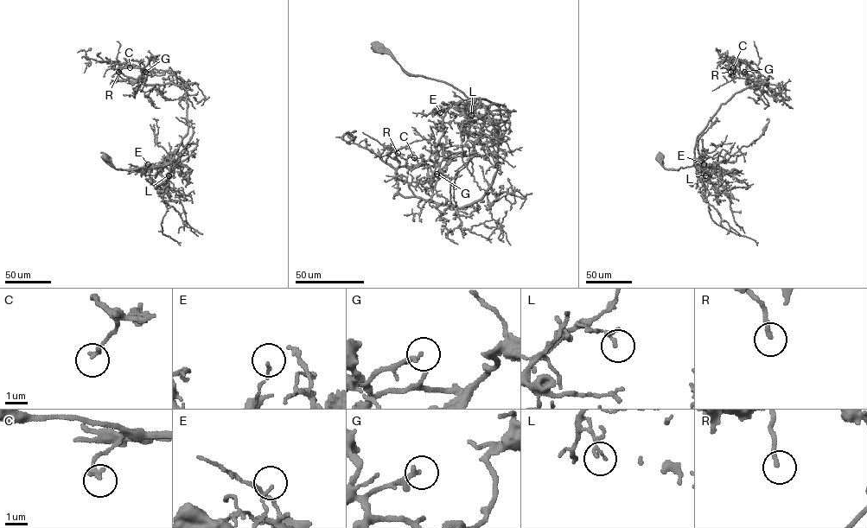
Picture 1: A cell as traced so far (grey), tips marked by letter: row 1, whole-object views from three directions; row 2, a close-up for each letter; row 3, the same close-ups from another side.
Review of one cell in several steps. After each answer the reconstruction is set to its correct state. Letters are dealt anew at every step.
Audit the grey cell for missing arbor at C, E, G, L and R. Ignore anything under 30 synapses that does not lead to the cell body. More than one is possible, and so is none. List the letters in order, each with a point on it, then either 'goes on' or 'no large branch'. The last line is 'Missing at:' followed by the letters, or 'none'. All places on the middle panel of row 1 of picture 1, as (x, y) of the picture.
C: at (414, 157); no large branch
E: at (440, 112); no large branch
G: at (436, 174); goes on
L: at (471, 115); no large branch
R: at (398, 153); no large branch
Missing at: G

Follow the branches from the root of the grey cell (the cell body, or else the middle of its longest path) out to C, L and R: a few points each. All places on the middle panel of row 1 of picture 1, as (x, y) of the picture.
C: (375, 47), (410, 74), (499, 109), (497, 171), (474, 202), (417, 197), (396, 175), (414, 157)
L: (375, 47), (387, 53), (410, 74), (444, 81), (460, 90), (468, 98), (467, 101), (472, 104), (471, 115)
R: (375, 47), (410, 74), (445, 81), (500, 110), (497, 171), (474, 202), (403, 196), (385, 162), (398, 153)

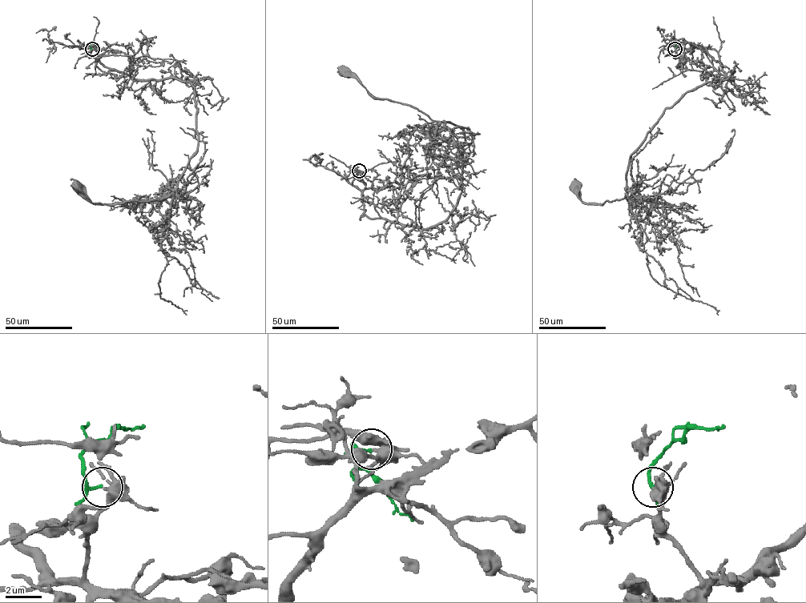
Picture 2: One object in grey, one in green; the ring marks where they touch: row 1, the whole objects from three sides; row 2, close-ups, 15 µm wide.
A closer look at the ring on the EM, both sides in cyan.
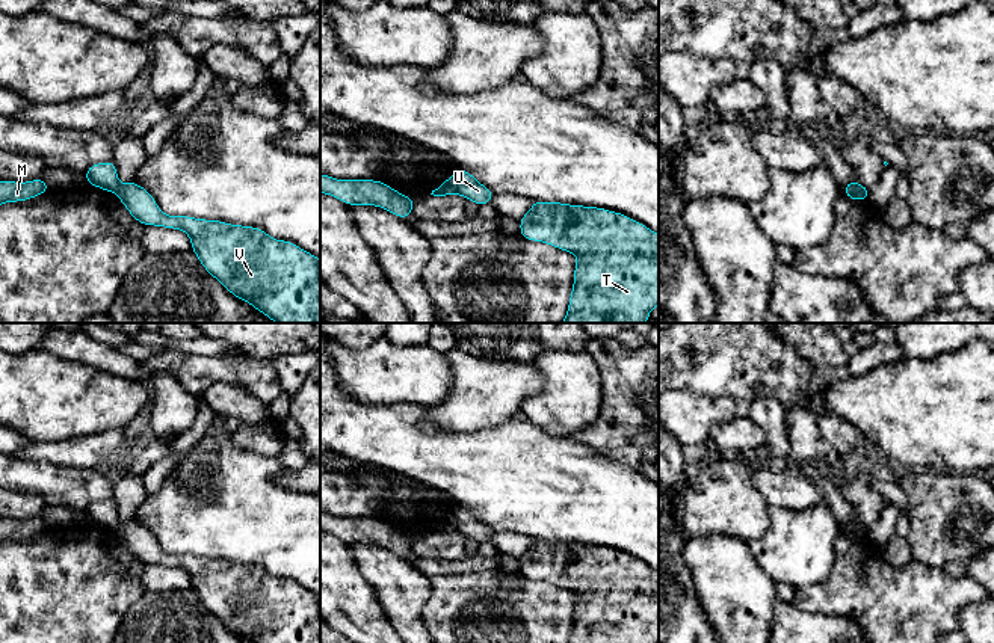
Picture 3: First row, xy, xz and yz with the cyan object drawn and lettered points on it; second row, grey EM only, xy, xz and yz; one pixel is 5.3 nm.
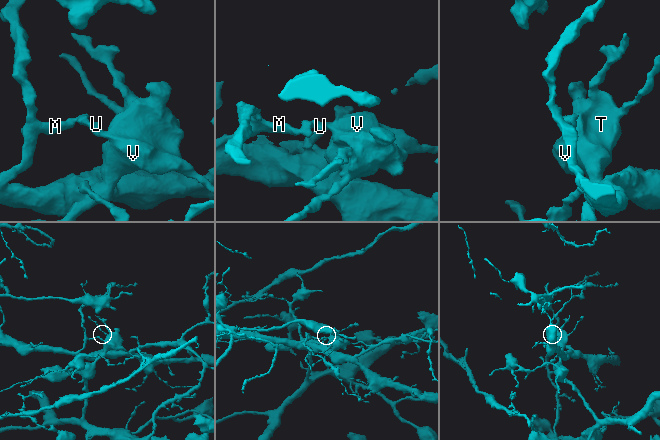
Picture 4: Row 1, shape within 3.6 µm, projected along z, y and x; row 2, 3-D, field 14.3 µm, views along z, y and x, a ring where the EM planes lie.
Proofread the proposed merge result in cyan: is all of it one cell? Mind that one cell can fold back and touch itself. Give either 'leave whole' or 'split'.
split

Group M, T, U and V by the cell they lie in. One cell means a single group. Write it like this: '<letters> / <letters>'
M / T U V

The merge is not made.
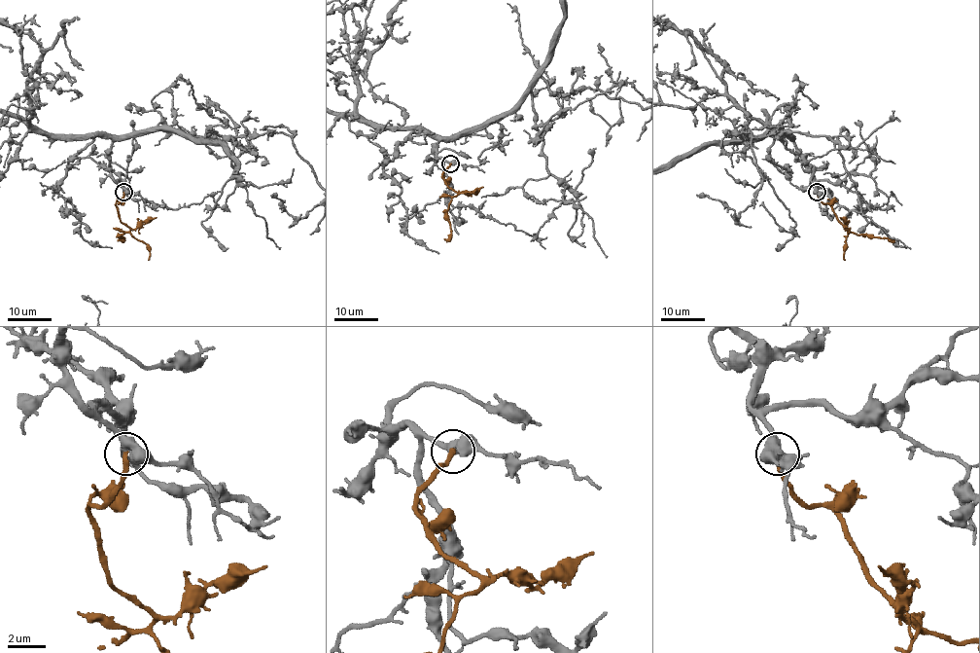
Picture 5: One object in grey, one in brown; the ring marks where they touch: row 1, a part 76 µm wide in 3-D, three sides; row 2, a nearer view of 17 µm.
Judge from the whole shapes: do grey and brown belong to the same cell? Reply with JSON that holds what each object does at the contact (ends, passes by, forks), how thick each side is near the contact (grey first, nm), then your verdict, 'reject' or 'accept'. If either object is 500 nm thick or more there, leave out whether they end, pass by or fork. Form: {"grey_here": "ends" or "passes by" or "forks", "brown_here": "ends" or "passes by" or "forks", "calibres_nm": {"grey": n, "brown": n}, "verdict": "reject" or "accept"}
{"calibres_nm": {"grey": 500, "brown": 280}, "verdict": "accept"}

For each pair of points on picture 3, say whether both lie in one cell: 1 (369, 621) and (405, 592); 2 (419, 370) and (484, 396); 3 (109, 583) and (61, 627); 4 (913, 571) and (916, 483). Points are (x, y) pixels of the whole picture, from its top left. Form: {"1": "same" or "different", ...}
{"1": "different", "2": "different", "3": "same", "4": "different"}

